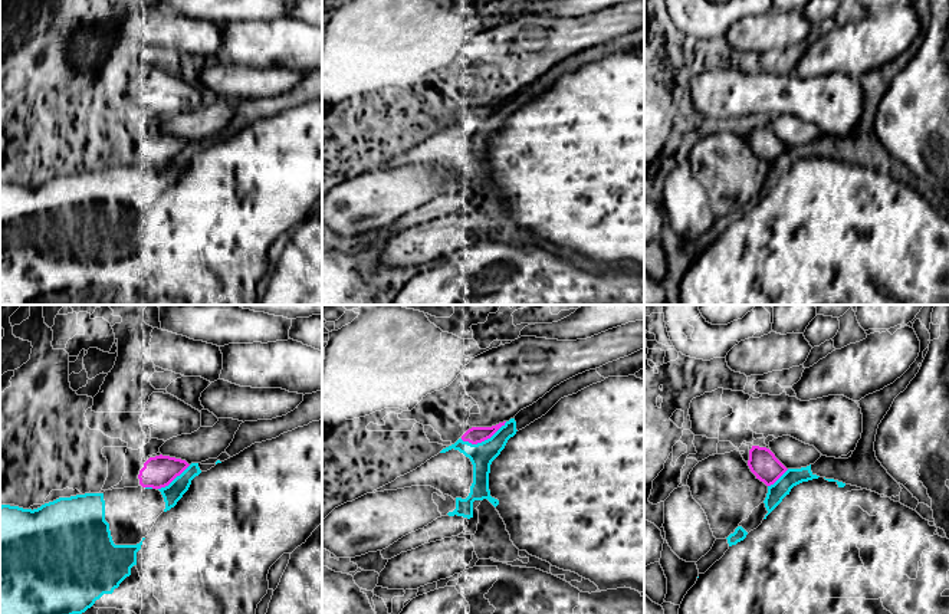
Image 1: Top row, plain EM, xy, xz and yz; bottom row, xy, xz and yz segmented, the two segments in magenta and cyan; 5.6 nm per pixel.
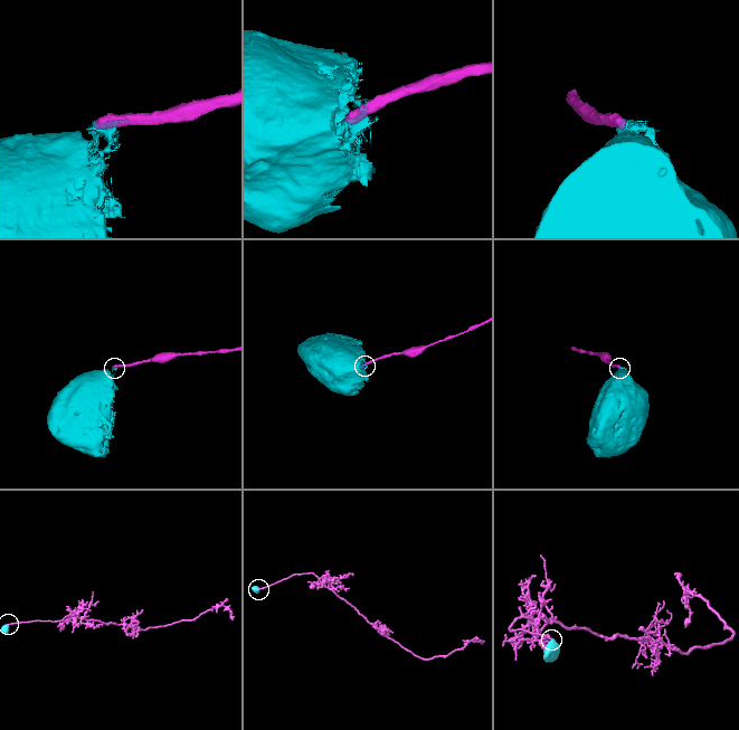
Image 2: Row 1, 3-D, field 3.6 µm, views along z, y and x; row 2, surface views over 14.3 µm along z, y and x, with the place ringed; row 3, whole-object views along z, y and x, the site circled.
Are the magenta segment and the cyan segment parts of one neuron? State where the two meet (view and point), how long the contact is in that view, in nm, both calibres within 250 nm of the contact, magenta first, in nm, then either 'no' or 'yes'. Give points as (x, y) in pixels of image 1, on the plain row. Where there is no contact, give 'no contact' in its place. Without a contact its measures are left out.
contact xz (483, 118); length 280 nm; calibres 100 and 140 nm; no

